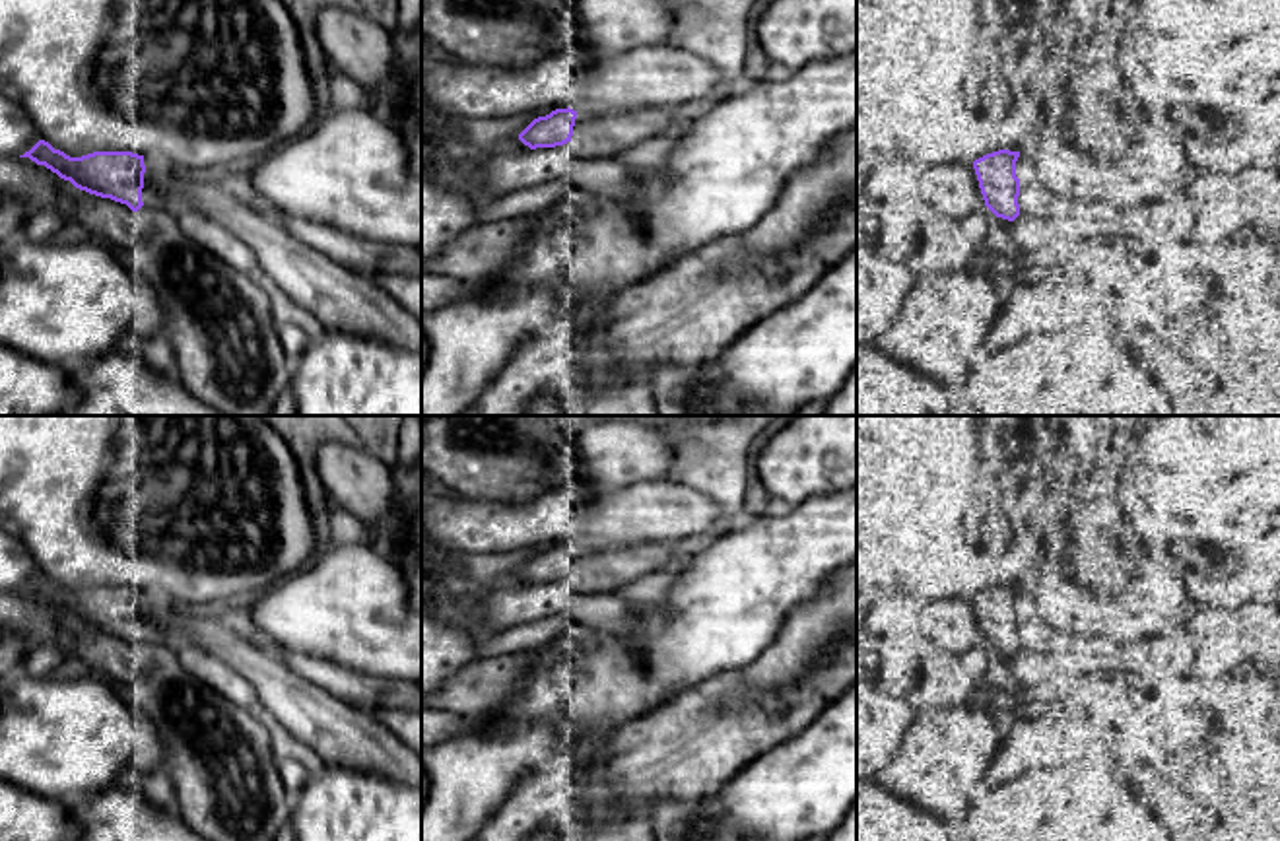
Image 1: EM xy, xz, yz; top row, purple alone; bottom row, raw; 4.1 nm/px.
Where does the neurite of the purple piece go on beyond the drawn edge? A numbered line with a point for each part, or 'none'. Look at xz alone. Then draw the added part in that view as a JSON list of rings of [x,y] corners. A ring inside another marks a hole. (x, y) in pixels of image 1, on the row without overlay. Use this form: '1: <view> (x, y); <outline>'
1: xz (593, 571); [[[645,542],[602,552],[577,548],[571,579],[579,594],[612,592],[647,573],[674,569],[684,552],[686,548],[668,542]]]

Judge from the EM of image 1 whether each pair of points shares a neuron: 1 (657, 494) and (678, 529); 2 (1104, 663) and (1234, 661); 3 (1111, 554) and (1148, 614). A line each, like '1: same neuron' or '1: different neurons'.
1: same neuron
2: same neuron
3: same neuron

